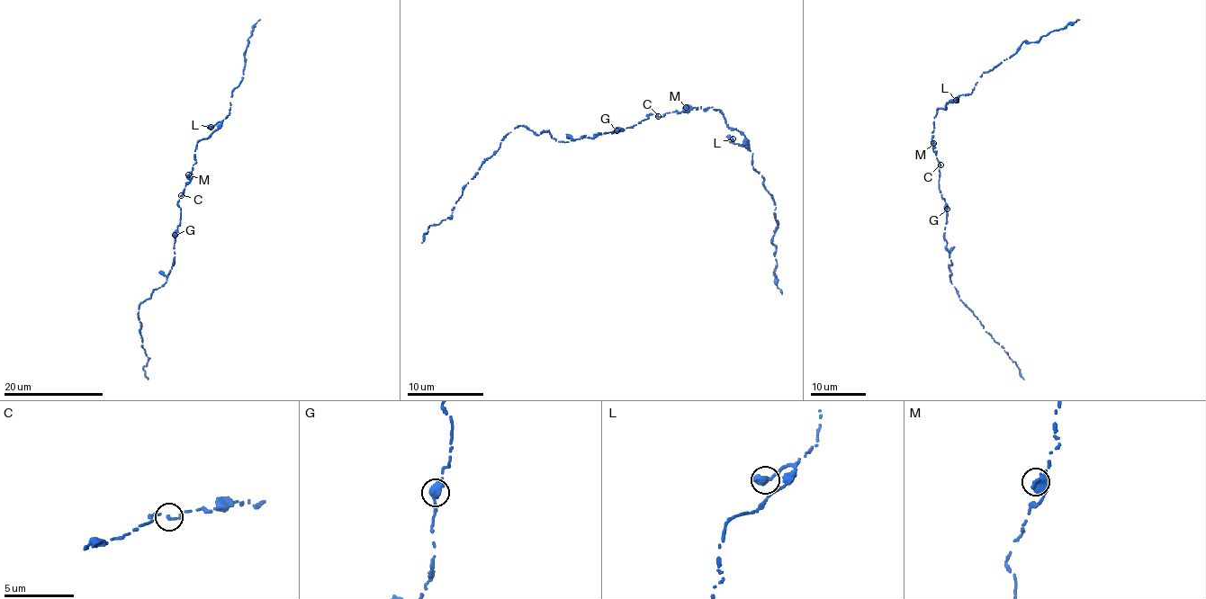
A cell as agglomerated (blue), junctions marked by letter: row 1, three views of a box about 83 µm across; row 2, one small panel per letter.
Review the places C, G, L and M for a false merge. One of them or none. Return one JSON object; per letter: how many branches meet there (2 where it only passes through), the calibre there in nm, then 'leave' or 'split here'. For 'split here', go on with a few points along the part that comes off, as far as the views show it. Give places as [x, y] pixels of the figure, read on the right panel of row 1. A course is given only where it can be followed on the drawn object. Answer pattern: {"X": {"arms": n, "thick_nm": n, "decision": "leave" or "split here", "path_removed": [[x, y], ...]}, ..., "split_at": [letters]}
{"C": {"arms": 1, "thick_nm": 220, "decision": "leave"}, "G": {"arms": 1, "thick_nm": 600, "decision": "leave"}, "L": {"arms": 1, "thick_nm": 500, "decision": "leave"}, "M": {"arms": 2, "thick_nm": 500, "decision": "leave"}, "split_at": []}

